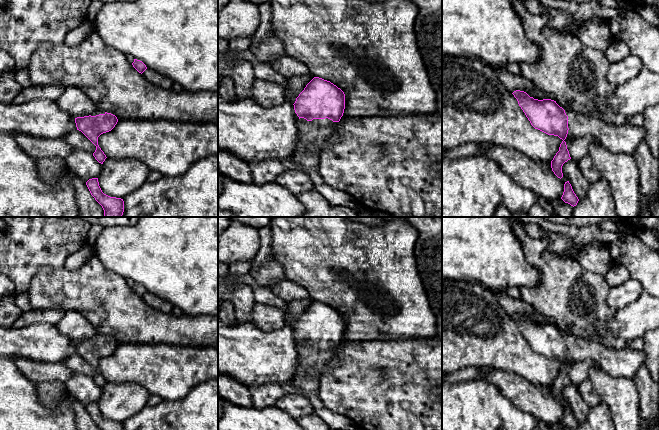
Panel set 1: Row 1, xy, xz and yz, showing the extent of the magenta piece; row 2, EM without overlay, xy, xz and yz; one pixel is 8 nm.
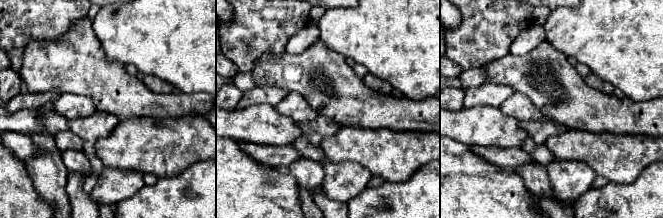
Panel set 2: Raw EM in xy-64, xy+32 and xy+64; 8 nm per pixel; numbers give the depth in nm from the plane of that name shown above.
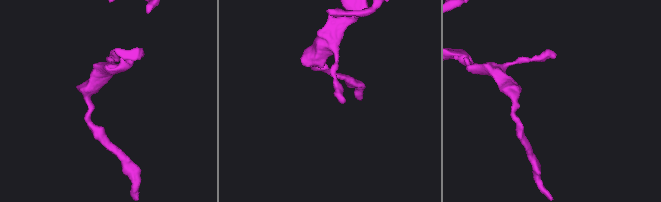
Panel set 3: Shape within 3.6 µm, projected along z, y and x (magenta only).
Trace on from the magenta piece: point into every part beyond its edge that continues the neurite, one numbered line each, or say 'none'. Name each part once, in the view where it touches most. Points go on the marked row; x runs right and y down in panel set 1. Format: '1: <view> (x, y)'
1: xz (316, 132)

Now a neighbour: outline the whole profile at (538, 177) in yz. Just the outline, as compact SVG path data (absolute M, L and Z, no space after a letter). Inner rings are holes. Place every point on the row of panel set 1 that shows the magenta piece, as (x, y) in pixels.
M485 144L482 154L500 165L515 183L546 199L559 199L564 192L567 177L558 178L551 165L533 160L512 148Z

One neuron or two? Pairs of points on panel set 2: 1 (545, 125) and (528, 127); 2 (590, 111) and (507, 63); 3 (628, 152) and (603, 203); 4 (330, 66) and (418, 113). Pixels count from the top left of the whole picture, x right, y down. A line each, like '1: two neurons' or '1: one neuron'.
1: one neuron
2: one neuron
3: two neurons
4: one neuron

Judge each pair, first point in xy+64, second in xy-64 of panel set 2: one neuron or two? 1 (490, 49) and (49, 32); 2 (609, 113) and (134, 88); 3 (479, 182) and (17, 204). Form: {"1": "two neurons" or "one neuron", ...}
{"1": "one neuron", "2": "one neuron", "3": "one neuron"}

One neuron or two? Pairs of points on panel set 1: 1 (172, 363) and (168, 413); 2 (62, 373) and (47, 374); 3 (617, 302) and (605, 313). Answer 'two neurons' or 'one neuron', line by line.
1: two neurons
2: one neuron
3: two neurons

